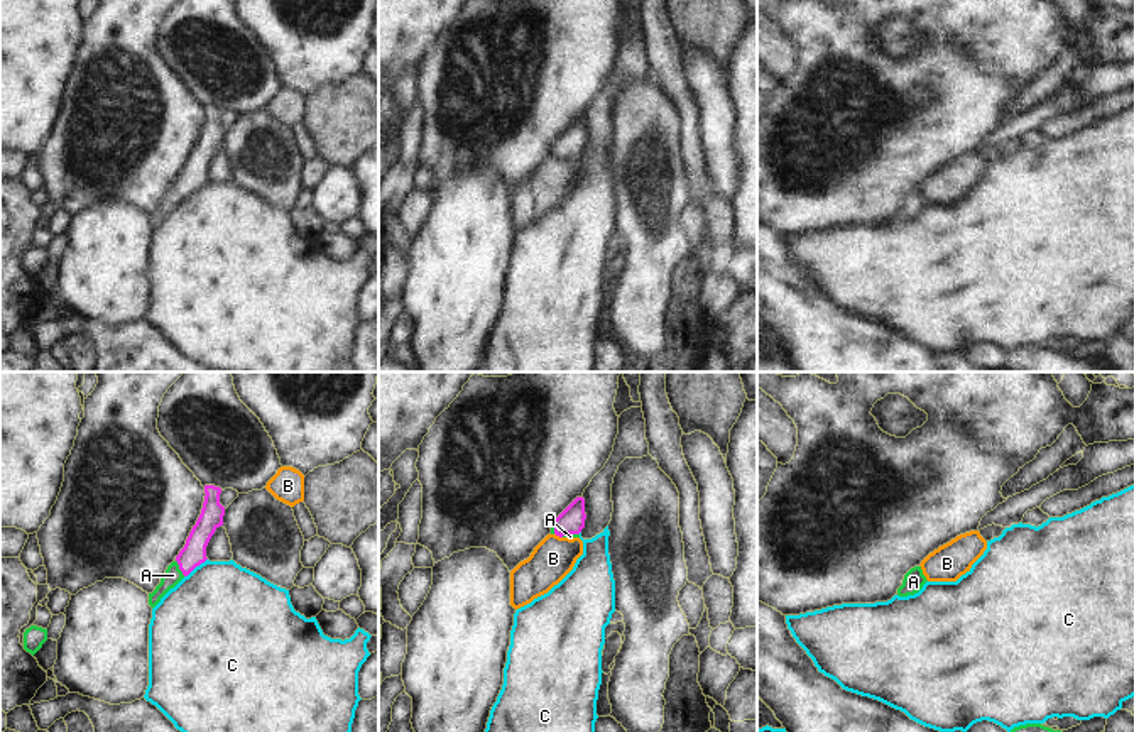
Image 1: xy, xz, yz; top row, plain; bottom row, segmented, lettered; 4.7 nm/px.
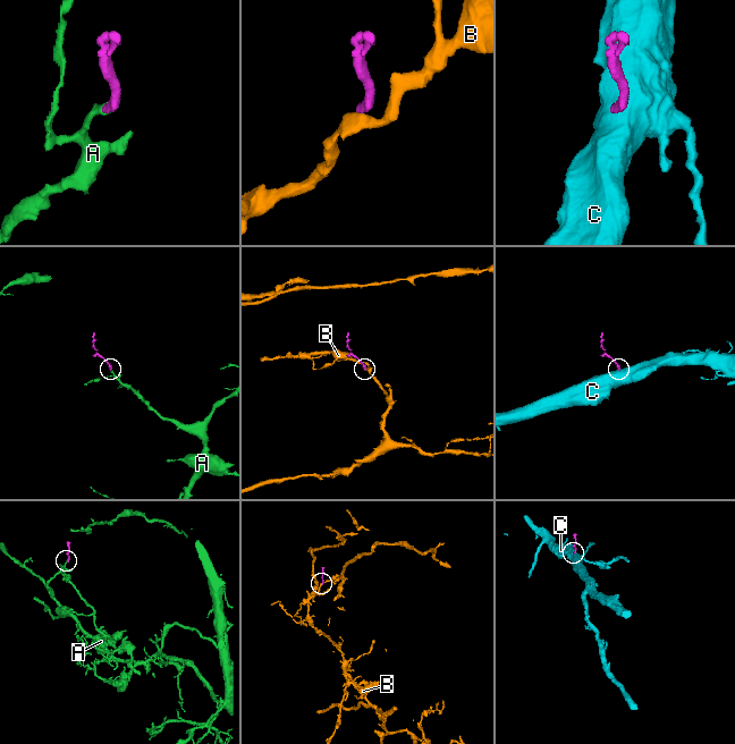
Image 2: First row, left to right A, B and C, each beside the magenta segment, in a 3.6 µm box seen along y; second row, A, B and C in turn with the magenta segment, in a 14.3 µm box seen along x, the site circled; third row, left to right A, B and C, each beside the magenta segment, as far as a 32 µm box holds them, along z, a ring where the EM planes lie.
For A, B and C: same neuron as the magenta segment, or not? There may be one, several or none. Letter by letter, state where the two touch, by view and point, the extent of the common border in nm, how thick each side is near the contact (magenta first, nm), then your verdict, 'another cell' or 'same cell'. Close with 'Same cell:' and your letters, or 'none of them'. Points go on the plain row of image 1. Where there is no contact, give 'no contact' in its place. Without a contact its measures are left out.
A: contact xy (179, 190); length 90 nm; calibres 120 and 90 nm; same cell
B: contact xz (558, 156); length 50 nm; calibres 120 and 200 nm; another cell
C: contact xy (195, 188); length 140 nm; calibres 120 and 480 nm; another cell
Same cell: A

